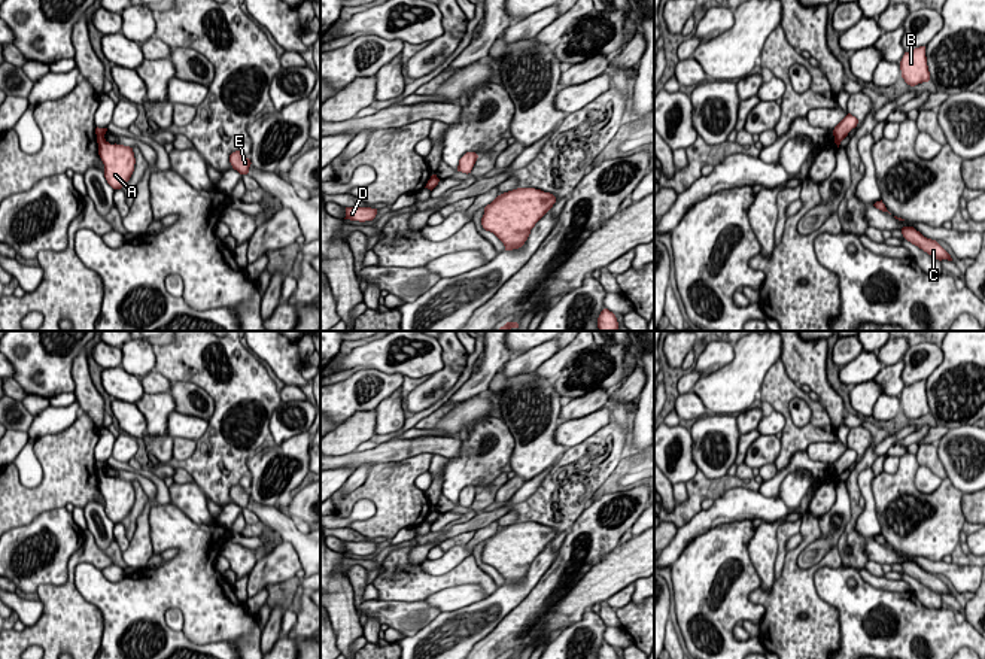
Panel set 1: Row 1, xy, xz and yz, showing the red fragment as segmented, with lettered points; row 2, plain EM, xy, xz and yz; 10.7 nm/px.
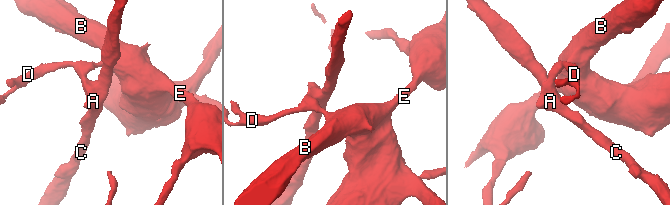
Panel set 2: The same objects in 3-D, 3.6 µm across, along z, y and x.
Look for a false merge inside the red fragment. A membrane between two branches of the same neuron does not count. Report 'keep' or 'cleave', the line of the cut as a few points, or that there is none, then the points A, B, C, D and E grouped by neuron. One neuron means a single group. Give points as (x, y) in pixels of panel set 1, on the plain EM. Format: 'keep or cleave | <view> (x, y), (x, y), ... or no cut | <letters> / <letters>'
cleave | xy (97, 471), (103, 473) | A C / B D E

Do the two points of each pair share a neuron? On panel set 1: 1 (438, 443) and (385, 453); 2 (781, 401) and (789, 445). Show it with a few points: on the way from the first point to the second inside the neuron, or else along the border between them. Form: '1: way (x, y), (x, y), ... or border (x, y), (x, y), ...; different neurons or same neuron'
1: way (425, 445), (398, 449); same neuron
2: way (786, 412), (789, 434); same neuron

